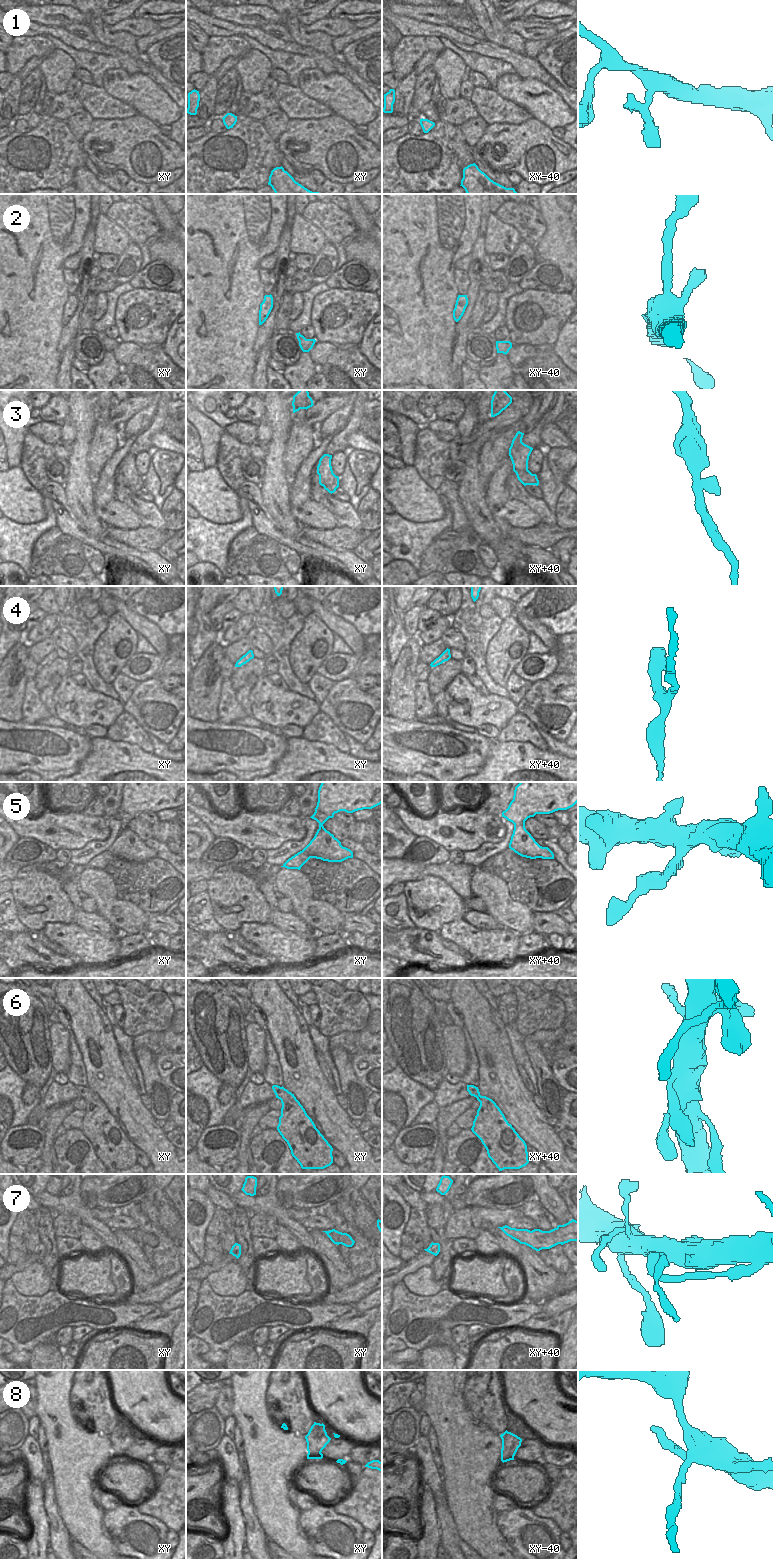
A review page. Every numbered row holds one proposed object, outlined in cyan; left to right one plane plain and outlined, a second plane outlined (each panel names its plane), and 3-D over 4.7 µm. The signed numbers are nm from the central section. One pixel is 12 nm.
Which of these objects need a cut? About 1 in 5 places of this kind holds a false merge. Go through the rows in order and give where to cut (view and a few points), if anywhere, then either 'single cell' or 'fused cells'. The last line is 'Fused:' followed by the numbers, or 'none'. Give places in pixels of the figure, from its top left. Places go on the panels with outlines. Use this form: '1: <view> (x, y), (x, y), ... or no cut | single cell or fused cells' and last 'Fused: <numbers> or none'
1: no cut | single cell
2: no cut | single cell
3: no cut | single cell
4: no cut | single cell
5: no cut | single cell
6: no cut | single cell
7: no cut | single cell
8: xy (320, 1451), (308, 1453) | fused cells
Fused: 8

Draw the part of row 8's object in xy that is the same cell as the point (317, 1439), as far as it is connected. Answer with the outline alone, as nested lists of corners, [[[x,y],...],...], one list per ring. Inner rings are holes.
[[[316,1423],[311,1426],[308,1434],[305,1436],[308,1453],[318,1453],[326,1447],[331,1438],[327,1435],[325,1425]]]

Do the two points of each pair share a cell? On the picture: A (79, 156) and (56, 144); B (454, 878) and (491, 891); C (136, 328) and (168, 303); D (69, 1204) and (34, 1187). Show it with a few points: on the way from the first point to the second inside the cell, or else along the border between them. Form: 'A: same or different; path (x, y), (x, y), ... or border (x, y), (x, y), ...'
A: same; path (73, 156), (62, 147)
B: different; border (475, 869), (470, 881), (472, 895)
C: same; path (143, 320), (150, 313), (160, 309)
D: different; border (45, 1190), (34, 1196)

